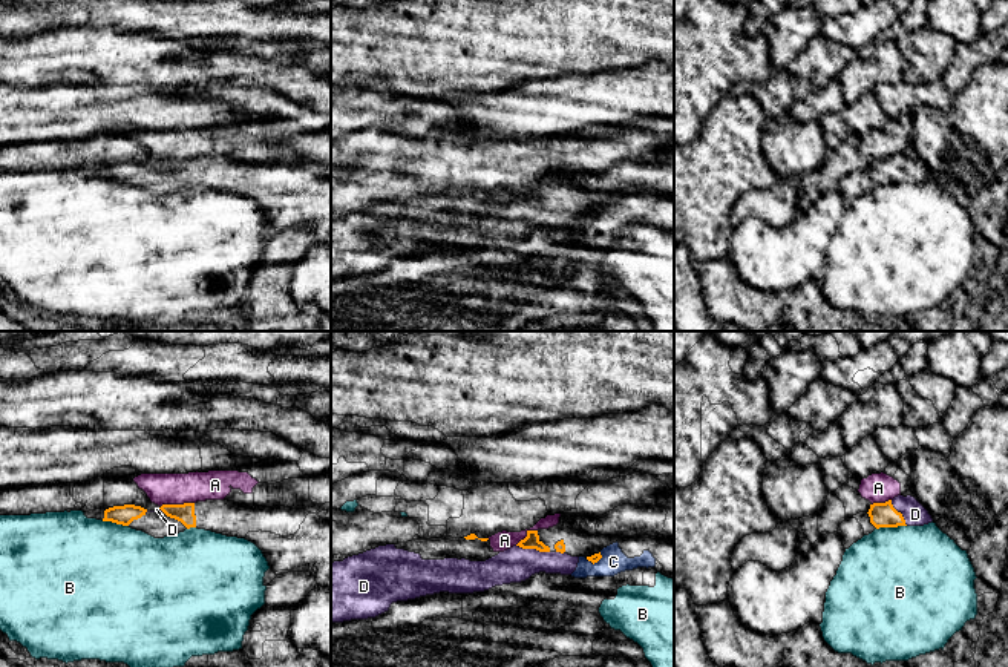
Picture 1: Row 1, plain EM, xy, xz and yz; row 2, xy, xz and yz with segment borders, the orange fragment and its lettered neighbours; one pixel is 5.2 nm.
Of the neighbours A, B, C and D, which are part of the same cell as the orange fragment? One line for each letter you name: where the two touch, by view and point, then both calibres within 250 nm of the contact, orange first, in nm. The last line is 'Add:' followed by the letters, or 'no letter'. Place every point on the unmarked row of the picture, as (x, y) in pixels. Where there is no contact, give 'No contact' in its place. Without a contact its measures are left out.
D: Touches orange at xz (533, 204). Thickness 80 nm (orange) against 190 nm
Add: D

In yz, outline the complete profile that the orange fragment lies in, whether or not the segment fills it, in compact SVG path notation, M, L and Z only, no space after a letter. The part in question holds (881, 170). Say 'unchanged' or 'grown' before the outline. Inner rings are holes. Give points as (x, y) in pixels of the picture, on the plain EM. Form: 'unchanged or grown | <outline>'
grown | M898 152L885 159L870 161L867 169L846 175L839 181L838 190L844 205L849 205L864 192L879 184L924 182L931 178L928 167L915 153Z

